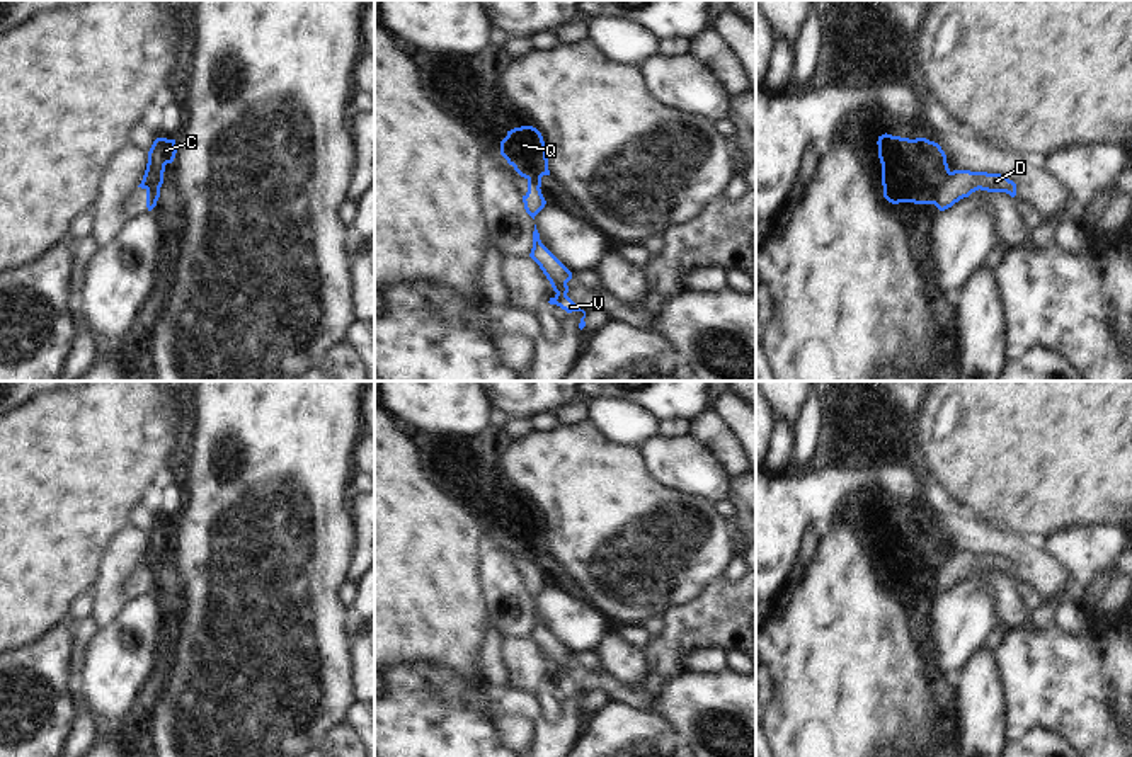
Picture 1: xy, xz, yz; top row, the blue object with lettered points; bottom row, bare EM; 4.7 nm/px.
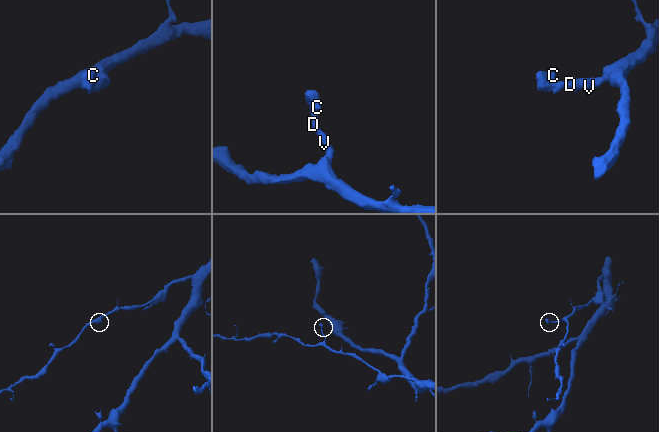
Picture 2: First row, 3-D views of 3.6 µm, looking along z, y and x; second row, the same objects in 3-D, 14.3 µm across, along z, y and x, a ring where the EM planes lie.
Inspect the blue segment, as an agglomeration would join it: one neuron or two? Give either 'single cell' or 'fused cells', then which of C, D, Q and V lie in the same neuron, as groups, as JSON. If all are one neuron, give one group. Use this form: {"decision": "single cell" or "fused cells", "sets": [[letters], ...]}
{"decision": "fused cells", "sets": [["C", "Q"], ["D", "V"]]}

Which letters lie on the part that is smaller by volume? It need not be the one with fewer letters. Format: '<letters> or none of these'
C, Q

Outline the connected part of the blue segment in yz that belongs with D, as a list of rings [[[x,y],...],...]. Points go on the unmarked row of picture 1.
[[[953,551],[950,553],[945,568],[940,572],[935,587],[940,592],[952,589],[963,578],[969,578],[975,572],[1006,573],[1011,578],[1016,577],[1016,565],[1001,555]]]

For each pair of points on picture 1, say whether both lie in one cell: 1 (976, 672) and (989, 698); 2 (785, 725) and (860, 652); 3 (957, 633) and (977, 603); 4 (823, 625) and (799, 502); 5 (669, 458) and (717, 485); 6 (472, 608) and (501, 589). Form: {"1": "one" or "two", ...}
{"1": "one", "2": "one", "3": "one", "4": "two", "5": "one", "6": "two"}

